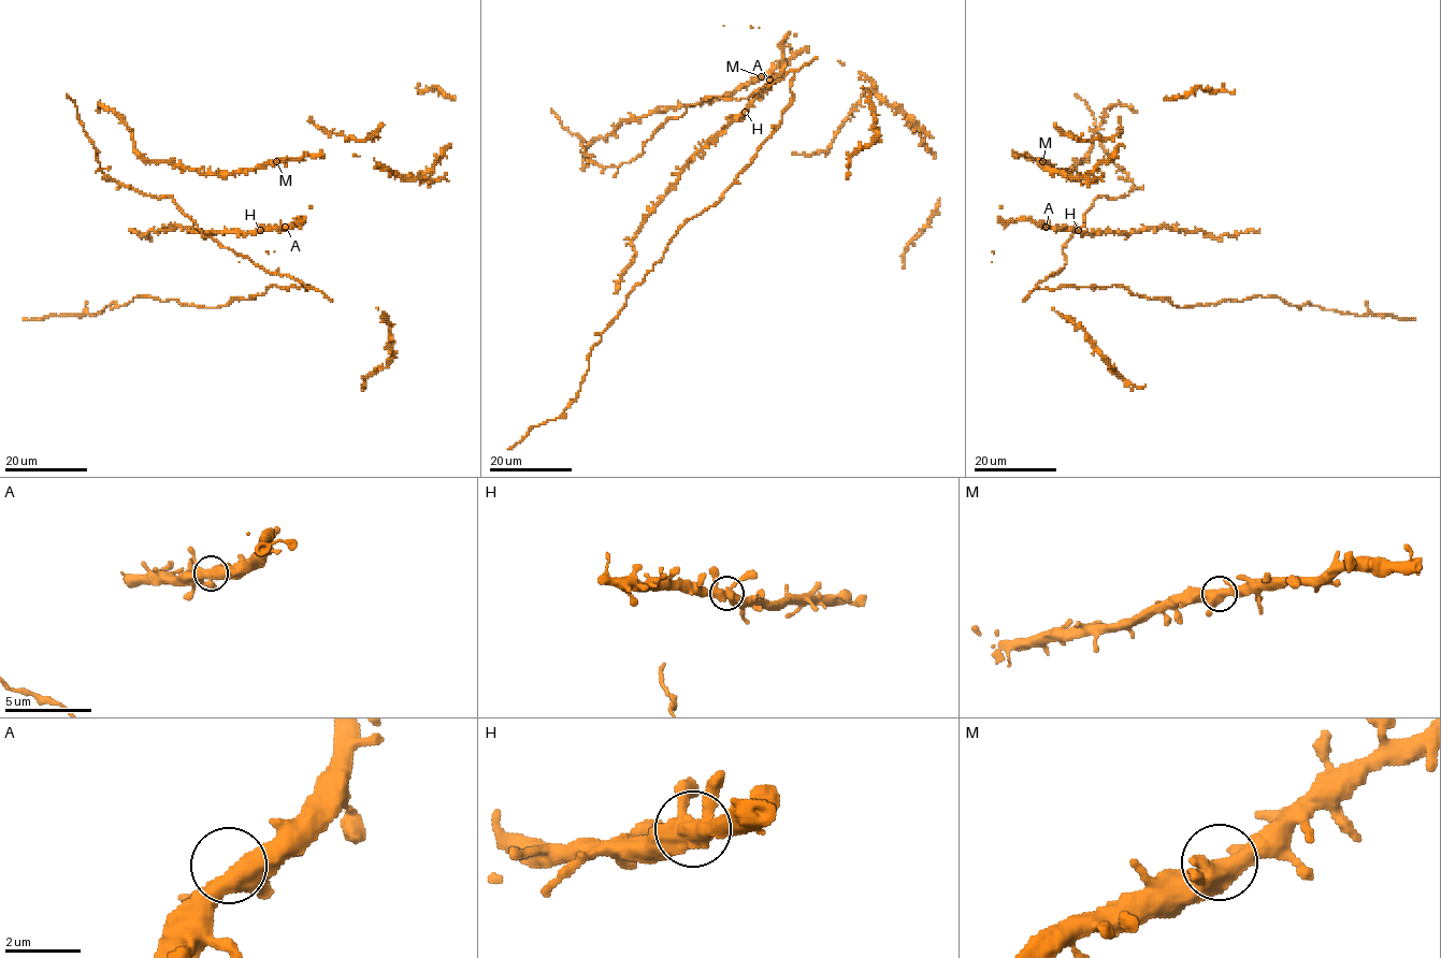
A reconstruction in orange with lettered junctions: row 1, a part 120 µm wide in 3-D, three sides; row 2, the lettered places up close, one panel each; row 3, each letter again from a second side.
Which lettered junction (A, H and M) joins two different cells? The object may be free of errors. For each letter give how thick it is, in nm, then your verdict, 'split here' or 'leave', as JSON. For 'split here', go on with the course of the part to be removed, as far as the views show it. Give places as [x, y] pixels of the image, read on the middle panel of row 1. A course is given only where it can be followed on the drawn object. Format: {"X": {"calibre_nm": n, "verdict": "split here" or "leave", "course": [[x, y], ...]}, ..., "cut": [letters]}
{"A": {"calibre_nm": 440, "verdict": "leave"}, "H": {"calibre_nm": 440, "verdict": "leave"}, "M": {"calibre_nm": 440, "verdict": "leave"}, "cut": []}

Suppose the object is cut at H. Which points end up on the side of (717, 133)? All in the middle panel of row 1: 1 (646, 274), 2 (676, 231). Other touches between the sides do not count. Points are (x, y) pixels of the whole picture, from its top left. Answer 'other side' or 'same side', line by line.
1: other side
2: other side

